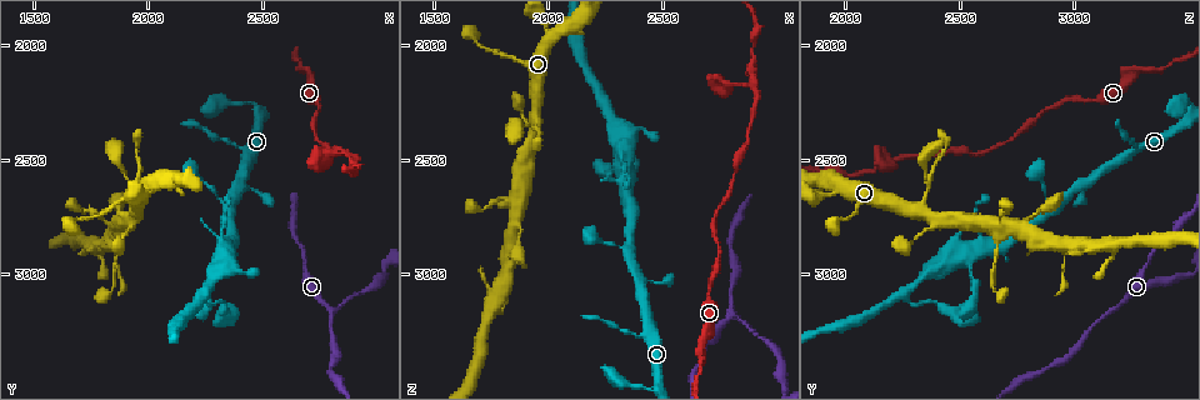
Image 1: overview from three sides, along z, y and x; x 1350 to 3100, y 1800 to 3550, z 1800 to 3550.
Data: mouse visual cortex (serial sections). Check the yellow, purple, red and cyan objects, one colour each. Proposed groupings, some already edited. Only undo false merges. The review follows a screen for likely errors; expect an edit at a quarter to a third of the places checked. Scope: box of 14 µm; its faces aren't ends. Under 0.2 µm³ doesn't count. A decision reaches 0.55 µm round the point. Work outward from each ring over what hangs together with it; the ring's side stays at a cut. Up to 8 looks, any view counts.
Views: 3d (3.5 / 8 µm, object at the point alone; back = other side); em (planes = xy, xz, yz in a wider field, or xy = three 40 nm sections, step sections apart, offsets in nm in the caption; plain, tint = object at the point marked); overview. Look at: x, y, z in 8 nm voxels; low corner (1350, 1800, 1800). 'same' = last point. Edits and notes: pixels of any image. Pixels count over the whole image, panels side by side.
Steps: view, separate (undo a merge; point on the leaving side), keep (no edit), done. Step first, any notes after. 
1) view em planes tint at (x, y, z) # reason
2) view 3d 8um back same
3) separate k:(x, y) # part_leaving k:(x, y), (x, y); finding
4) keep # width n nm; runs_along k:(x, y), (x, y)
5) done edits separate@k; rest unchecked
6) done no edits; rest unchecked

view 3d 3.5um at (2780, 3130, 3190) # a fork

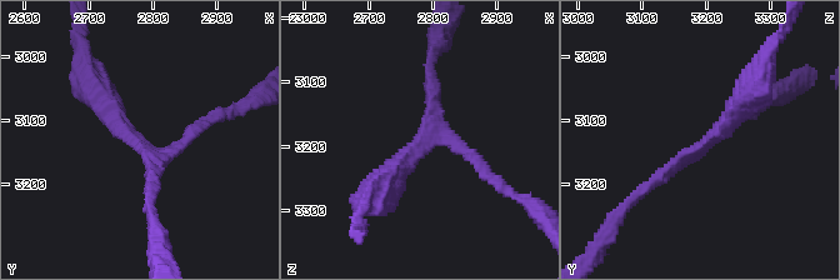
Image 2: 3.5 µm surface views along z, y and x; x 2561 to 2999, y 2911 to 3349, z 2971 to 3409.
view em planes tint at (2785, 3140, 3195) # arms 3; arm_widths 100, 150, 350 nm

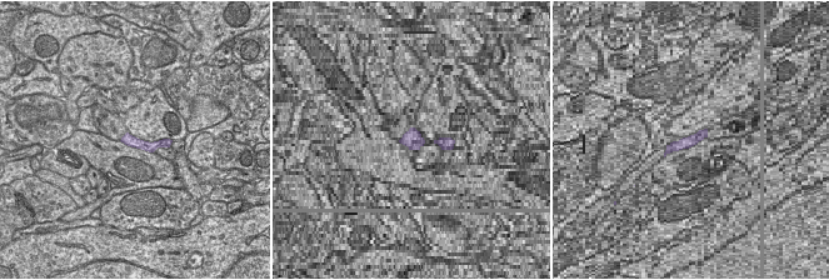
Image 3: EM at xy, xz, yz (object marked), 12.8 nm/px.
view em xy step 1 tint same # cut it another way

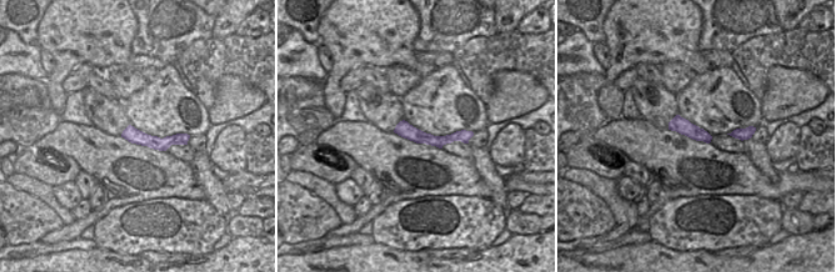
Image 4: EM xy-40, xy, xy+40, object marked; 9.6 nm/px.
keep # width 150 nm; runs_along 2:(753, 93), (720, 131), (640, 193); continuous, no second cell

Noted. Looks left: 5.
view 3d 8um at (2250, 3100, 2260) # thick turns thin

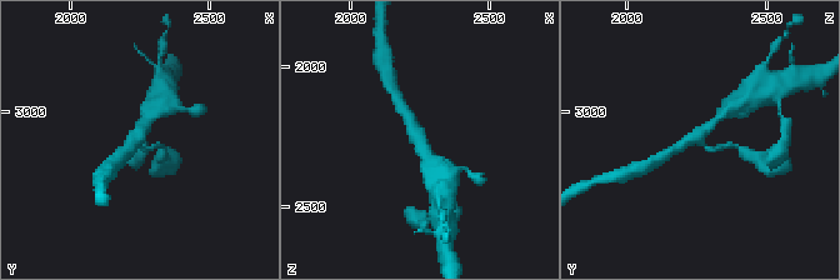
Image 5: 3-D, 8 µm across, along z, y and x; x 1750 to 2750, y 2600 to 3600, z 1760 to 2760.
view 3d 3.5um at (2240, 3080, 2260)

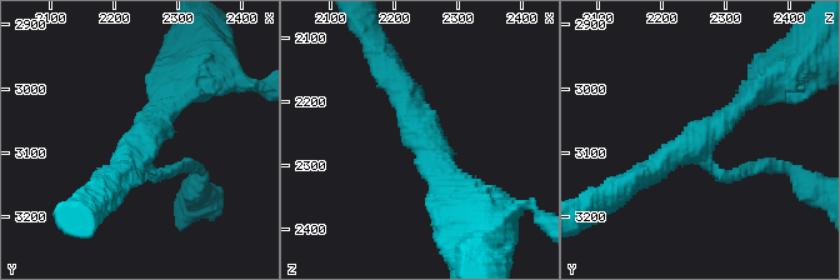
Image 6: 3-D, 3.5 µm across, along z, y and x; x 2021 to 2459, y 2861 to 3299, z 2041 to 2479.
view em planes tint at (2240, 3090, 2255) # arms 3; arm_widths 200, 250, 300 nm; need the tissue

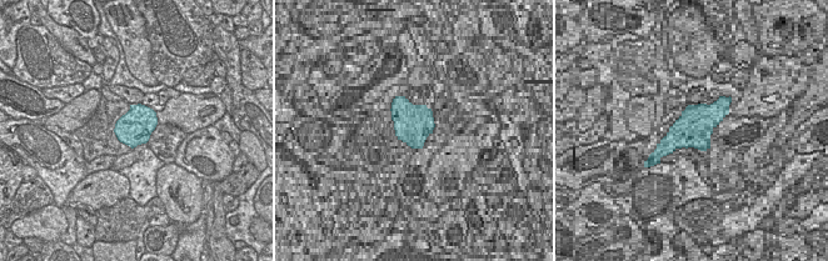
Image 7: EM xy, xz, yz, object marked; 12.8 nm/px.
keep # runs_along 6:(753, 94), (695, 144), (634, 179); all the same cell

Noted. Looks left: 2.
view 3d 3.5um at (1960, 2610, 2360) # sharp bend

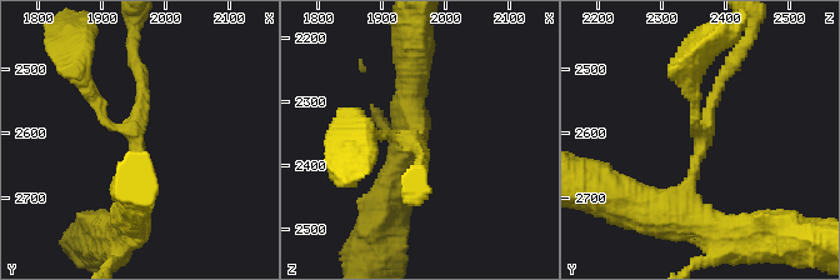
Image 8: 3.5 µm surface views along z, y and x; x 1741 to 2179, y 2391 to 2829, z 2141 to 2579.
view em planes tint at (1960, 2610, 2365) # need the tissue

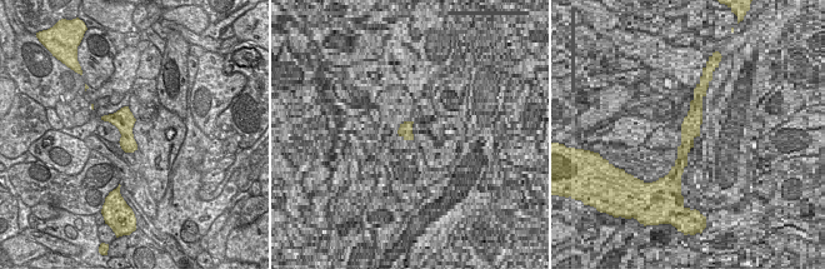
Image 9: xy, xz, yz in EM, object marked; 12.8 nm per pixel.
keep # runs_along 8:(128, 214), (139, 141), (111, 126), (85, 88); continuous, no second cell

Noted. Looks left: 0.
done no edits; rest unchecked

